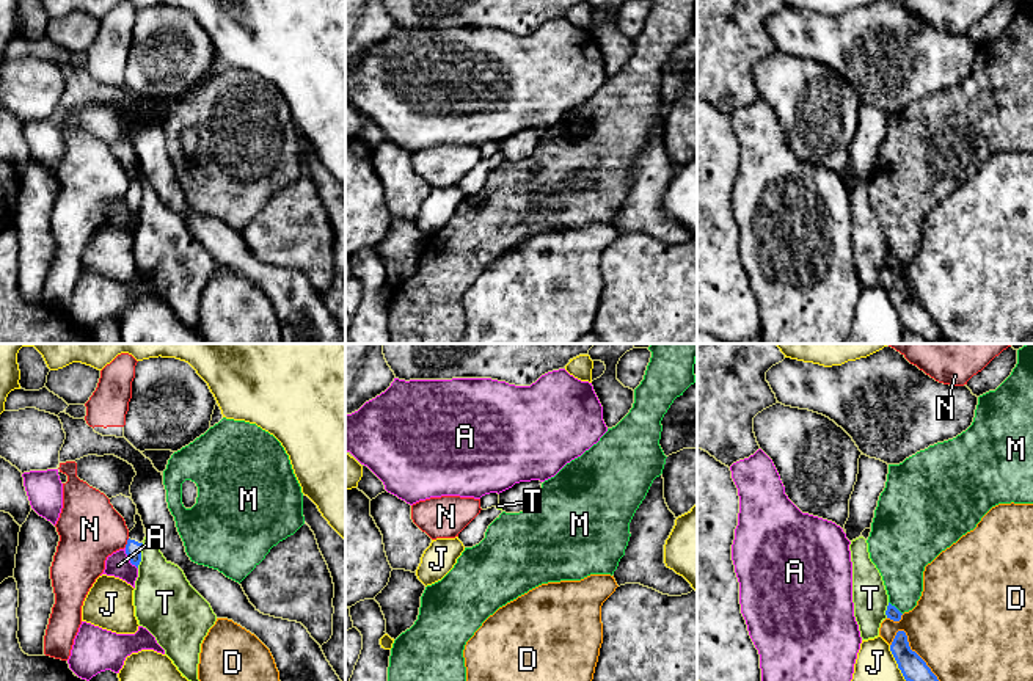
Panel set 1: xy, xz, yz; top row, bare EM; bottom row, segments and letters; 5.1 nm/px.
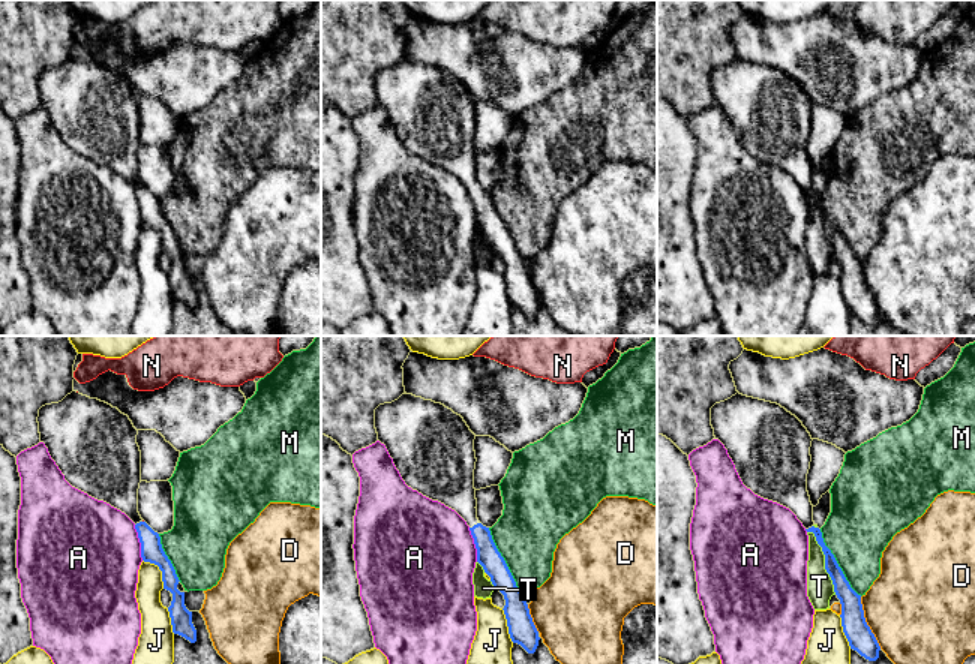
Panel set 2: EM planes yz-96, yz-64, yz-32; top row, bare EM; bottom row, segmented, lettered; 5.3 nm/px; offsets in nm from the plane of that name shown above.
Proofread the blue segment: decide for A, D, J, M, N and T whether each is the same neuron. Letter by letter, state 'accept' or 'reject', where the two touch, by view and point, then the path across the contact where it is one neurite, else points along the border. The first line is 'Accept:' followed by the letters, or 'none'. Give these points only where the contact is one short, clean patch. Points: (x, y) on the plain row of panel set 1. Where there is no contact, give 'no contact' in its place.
Accept: none
A: reject; meets blue in xy at (127, 206); border along xy (124, 196), (126, 206), (137, 217)
D: reject; meets blue in yz at (920, 306)
J: reject; meets blue in yz at (897, 311)
M: reject; meets blue in yz at (895, 256); border along yz (889, 250), (901, 262)
N: reject; meets blue in xy at (127, 192); border along xy (129, 187), (124, 195)
T: reject; meets blue in xy at (140, 204); border along xy (143, 192), (137, 215)

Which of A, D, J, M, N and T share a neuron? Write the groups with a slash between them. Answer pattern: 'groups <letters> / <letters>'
groups A / D / J / M / N / T

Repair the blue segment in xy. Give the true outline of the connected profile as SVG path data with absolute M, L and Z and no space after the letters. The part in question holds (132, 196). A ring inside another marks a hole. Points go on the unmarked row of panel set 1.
M138 158L135 163L135 171L137 171L135 176L129 180L126 202L127 202L127 207L130 209L130 212L138 217L138 213L141 210L143 188L146 185L144 174L143 174L141 165L138 163Z

